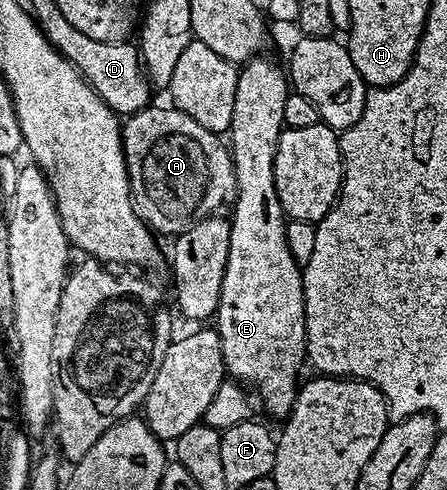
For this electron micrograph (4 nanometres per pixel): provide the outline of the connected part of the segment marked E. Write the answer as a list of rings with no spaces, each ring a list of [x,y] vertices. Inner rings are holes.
[[[255,57],[246,60],[241,64],[238,80],[236,81],[236,102],[232,105],[232,125],[228,132],[228,146],[230,148],[230,155],[234,159],[234,172],[236,173],[236,183],[238,190],[232,204],[234,215],[230,219],[230,244],[228,245],[228,265],[224,269],[224,285],[220,285],[220,301],[218,302],[218,310],[216,312],[216,330],[220,337],[220,345],[224,353],[224,365],[227,372],[238,383],[242,385],[249,385],[254,383],[254,387],[258,390],[258,399],[262,402],[262,407],[270,415],[279,415],[285,417],[290,414],[290,410],[294,408],[294,398],[298,396],[298,389],[300,386],[300,378],[298,374],[302,371],[302,363],[307,362],[306,357],[306,314],[304,313],[304,289],[302,288],[300,278],[302,276],[302,267],[292,259],[292,249],[288,249],[288,241],[286,240],[286,224],[288,222],[285,213],[282,211],[280,205],[280,197],[276,197],[276,177],[274,176],[274,162],[276,161],[276,145],[280,141],[282,132],[286,127],[284,121],[284,101],[288,101],[290,92],[292,90],[288,75],[285,70],[282,71],[270,59],[261,59],[262,57]]]

